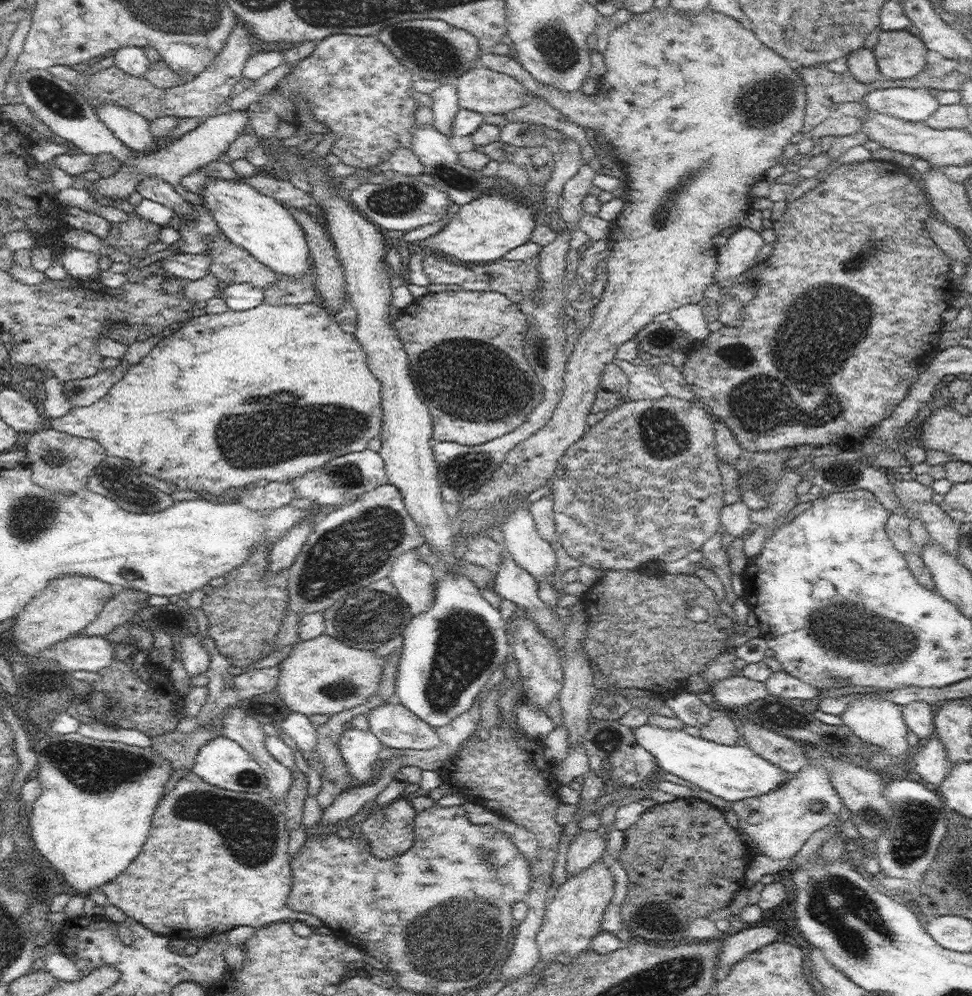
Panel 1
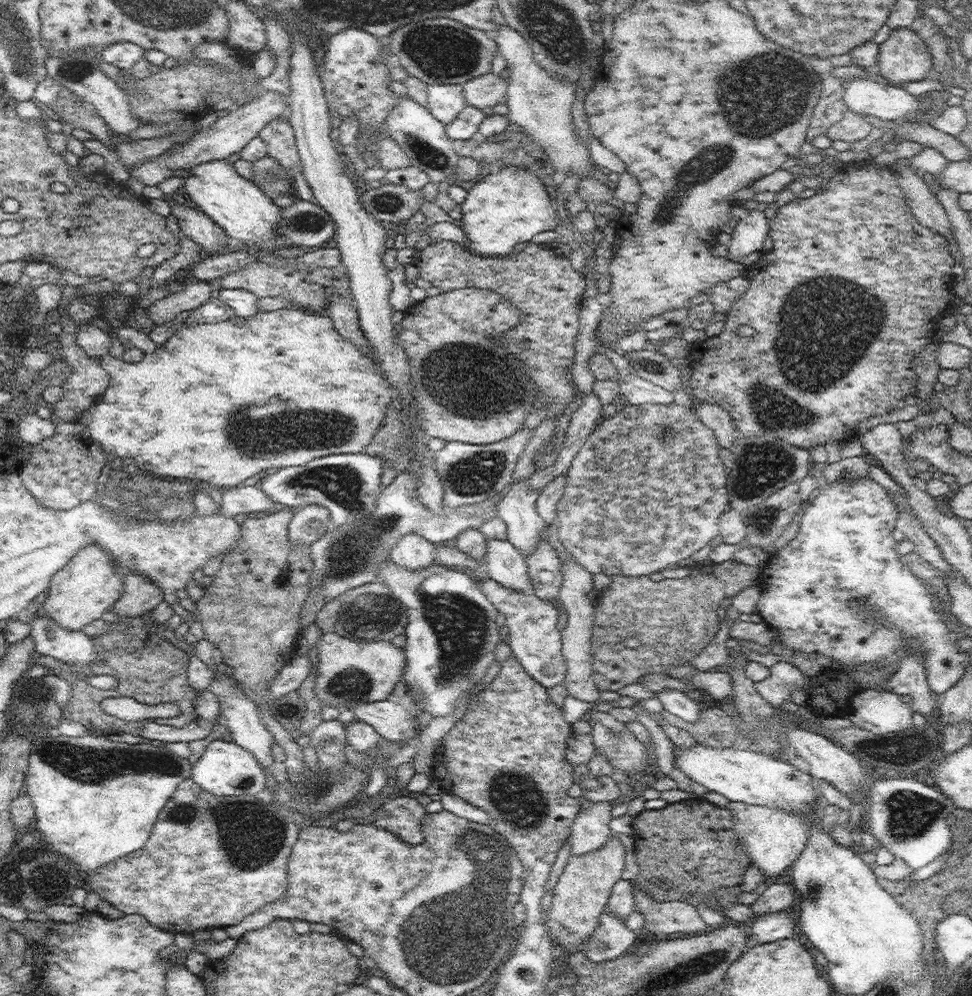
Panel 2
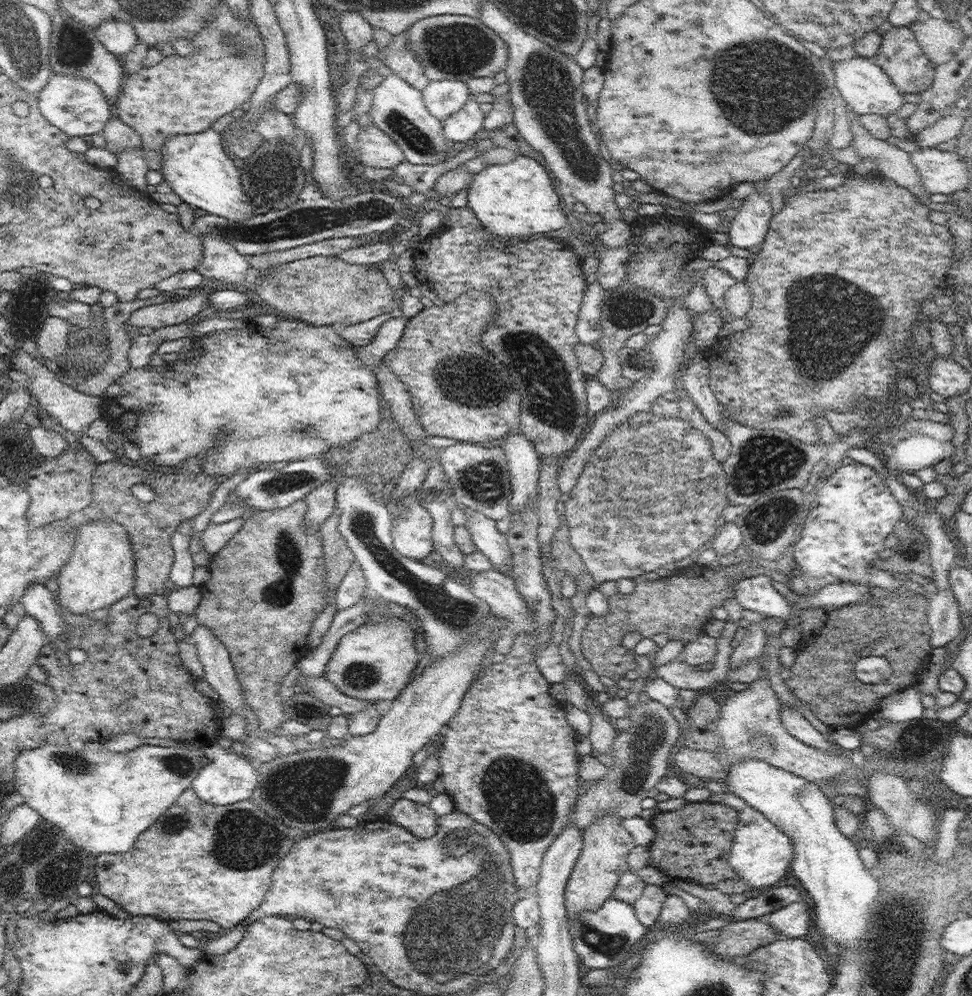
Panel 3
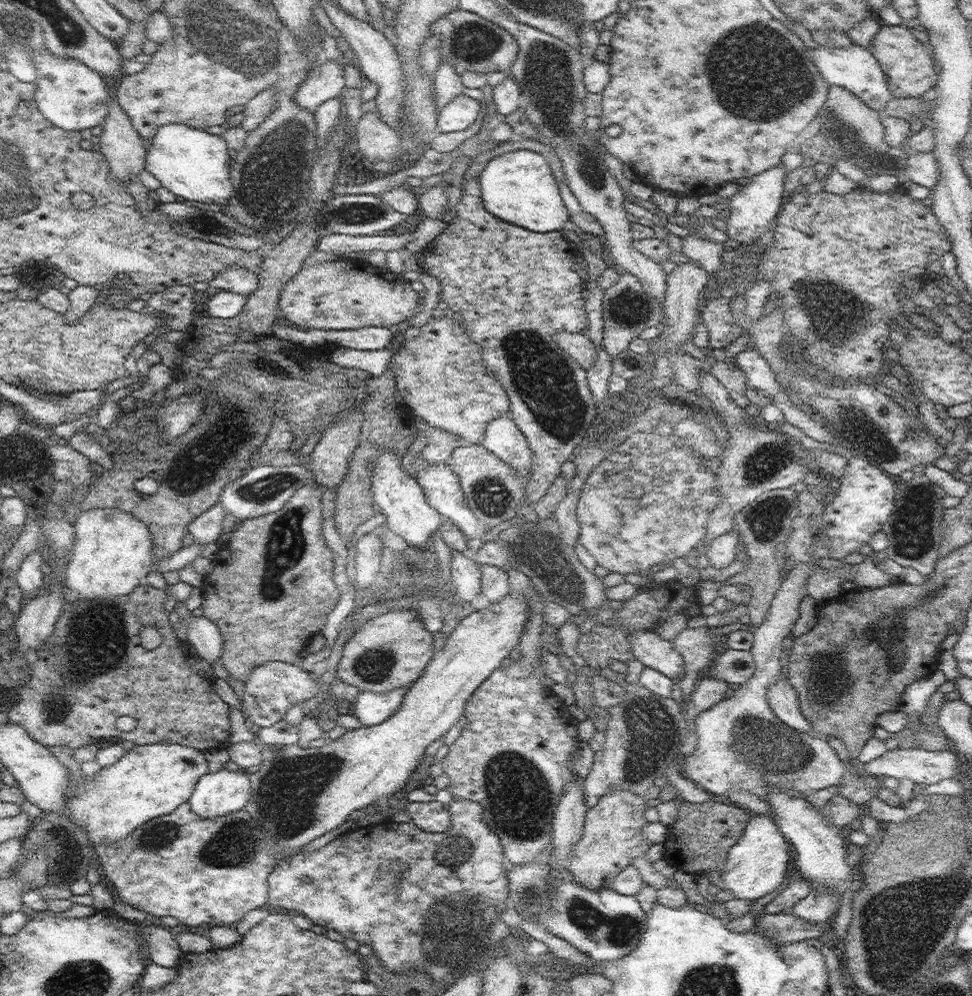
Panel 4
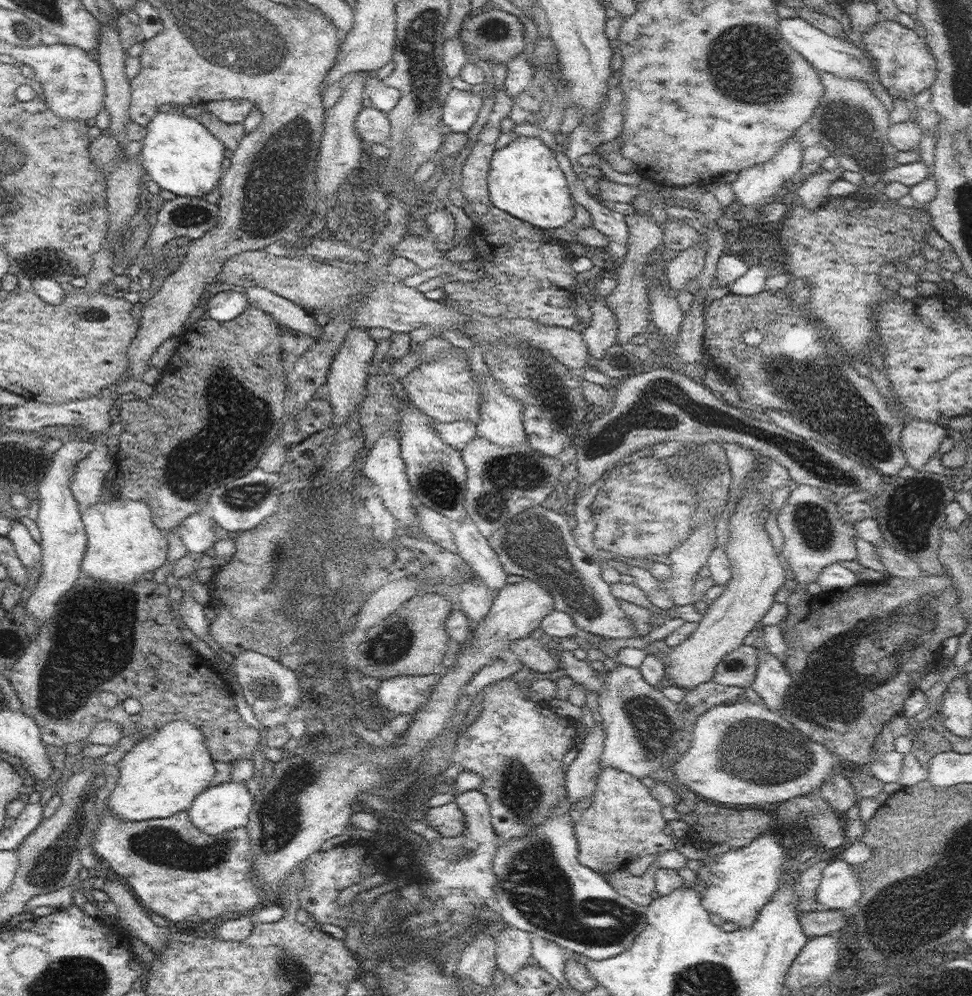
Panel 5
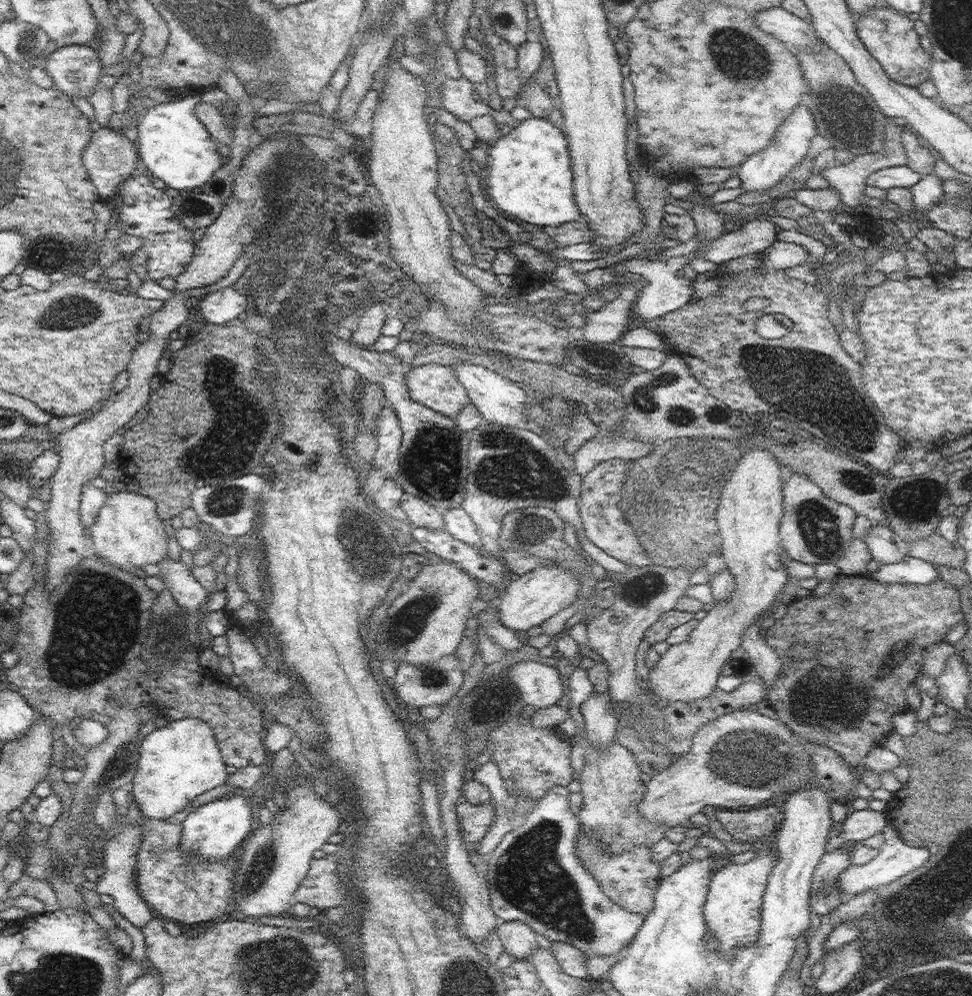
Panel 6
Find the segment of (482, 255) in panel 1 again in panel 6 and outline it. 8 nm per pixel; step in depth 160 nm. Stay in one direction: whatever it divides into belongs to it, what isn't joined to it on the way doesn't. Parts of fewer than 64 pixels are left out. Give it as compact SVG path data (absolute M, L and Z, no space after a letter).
M540 117L522 120L510 133L492 143L488 160L487 186L501 211L545 228L582 217L573 196L567 138L551 120Z

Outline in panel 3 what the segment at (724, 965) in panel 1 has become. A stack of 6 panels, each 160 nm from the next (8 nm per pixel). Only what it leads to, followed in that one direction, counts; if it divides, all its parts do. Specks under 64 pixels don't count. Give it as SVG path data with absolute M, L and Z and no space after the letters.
M803 901L794 902L789 906L771 912L768 922L774 932L783 938L803 938L809 933L812 922L808 904Z

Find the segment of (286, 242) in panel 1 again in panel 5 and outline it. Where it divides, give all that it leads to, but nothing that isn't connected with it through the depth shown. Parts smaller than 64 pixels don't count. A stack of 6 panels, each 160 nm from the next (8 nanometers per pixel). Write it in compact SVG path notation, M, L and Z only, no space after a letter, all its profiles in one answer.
M157 112L148 123L146 135L141 150L141 161L145 172L151 180L157 182L162 190L170 191L177 196L205 197L214 190L220 180L224 169L222 160L229 155L224 143L216 138L199 119L194 119L193 112Z

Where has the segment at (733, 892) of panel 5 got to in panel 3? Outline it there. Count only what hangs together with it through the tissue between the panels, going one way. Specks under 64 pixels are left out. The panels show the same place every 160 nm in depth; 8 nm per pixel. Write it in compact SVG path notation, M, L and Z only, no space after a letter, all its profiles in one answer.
M728 791L722 792L719 800L737 810L738 822L735 830L734 844L729 856L730 867L736 871L742 881L746 881L752 890L776 885L790 870L794 856L792 839L779 827L767 819L765 814L750 806L743 798Z

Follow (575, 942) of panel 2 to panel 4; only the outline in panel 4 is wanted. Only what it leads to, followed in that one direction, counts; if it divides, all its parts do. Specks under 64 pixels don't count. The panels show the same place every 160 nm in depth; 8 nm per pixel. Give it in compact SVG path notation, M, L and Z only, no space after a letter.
M610 787L606 794L592 807L586 811L583 833L574 847L572 856L569 858L569 872L572 878L576 880L576 884L588 888L588 890L610 890L612 889L614 880L618 874L625 870L634 858L642 856L650 848L651 842L643 833L645 824L648 820L644 817L644 812L647 810L646 797L639 797L632 791L621 789L620 787Z

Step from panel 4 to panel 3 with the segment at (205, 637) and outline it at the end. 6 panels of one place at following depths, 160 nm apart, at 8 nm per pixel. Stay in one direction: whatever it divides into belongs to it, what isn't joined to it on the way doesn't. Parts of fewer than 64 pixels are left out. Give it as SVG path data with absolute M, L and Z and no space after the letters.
M197 624L190 640L197 648L197 654L204 666L204 679L218 693L218 702L233 710L233 715L243 715L250 720L253 712L244 709L244 695L226 645L206 626Z

